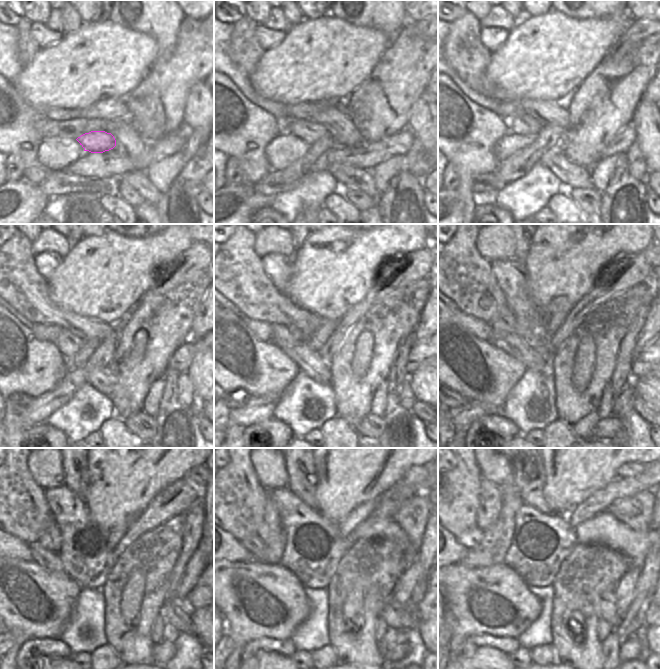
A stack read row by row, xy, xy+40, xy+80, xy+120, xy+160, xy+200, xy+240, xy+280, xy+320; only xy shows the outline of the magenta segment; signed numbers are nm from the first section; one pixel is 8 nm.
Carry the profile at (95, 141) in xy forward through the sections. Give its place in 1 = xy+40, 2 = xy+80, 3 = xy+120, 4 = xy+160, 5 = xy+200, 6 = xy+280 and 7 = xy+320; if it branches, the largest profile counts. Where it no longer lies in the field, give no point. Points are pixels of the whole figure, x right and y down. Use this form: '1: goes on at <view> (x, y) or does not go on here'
1: goes on at xy+40 (307, 130)
2: goes on at xy+80 (524, 125)
3: goes on at xy+120 (68, 344)
4: goes on at xy+160 (284, 337)
5: goes on at xy+200 (504, 325)
6: goes on at xy+280 (270, 526)
7: goes on at xy+320 (490, 503)

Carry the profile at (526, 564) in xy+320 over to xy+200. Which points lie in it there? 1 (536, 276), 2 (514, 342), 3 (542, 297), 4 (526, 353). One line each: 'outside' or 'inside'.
1: outside
2: outside
3: outside
4: outside

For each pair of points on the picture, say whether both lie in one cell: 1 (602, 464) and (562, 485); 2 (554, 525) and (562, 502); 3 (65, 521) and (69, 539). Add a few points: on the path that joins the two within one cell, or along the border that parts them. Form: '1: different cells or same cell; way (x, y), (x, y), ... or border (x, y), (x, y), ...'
1: same cell; way (592, 464), (583, 464), (572, 475)
2: different cells; border (553, 513), (565, 516)
3: same cell; way (69, 525), (69, 535)

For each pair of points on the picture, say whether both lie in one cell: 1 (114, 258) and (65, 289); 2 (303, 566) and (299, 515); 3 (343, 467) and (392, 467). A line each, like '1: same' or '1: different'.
1: same
2: same
3: same

